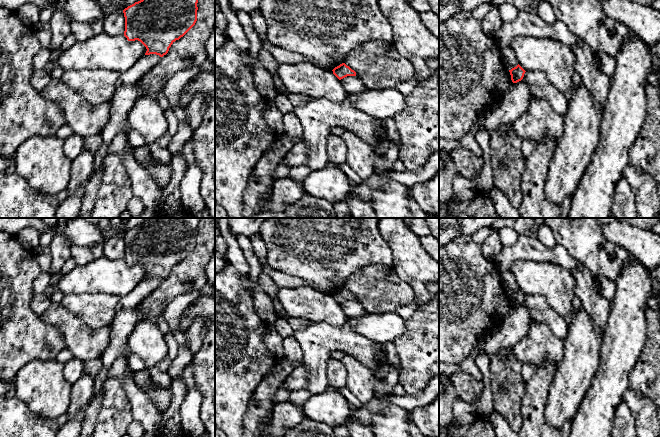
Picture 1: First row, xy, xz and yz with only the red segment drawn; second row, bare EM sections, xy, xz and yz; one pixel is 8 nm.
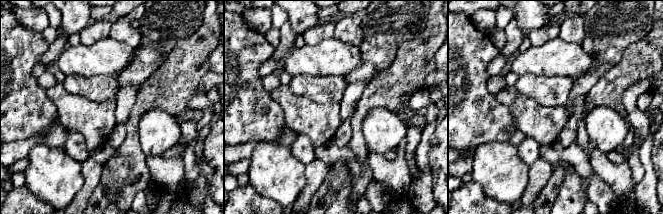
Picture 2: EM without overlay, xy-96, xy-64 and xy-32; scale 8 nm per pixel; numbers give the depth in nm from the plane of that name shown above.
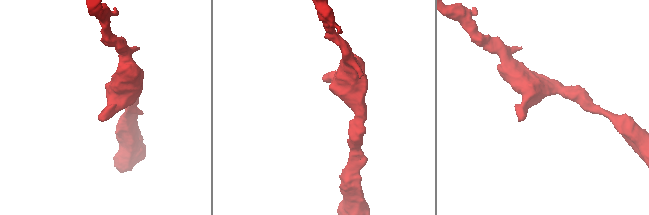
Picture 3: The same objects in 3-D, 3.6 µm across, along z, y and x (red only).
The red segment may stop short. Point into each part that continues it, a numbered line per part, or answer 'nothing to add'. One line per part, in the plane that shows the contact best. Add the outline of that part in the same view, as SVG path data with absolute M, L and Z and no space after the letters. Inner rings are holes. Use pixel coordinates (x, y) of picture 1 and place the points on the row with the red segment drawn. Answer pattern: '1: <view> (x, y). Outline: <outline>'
nothing to add

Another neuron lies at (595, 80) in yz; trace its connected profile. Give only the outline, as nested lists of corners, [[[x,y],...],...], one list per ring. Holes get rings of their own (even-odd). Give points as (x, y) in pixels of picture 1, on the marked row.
[[[578,38],[579,44],[572,49],[575,56],[575,71],[581,83],[592,94],[594,104],[604,111],[611,86],[611,79],[599,67],[596,52]]]

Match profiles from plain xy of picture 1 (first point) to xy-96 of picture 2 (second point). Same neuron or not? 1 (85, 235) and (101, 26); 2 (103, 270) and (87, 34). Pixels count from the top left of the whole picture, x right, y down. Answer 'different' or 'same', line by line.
1: different
2: different

